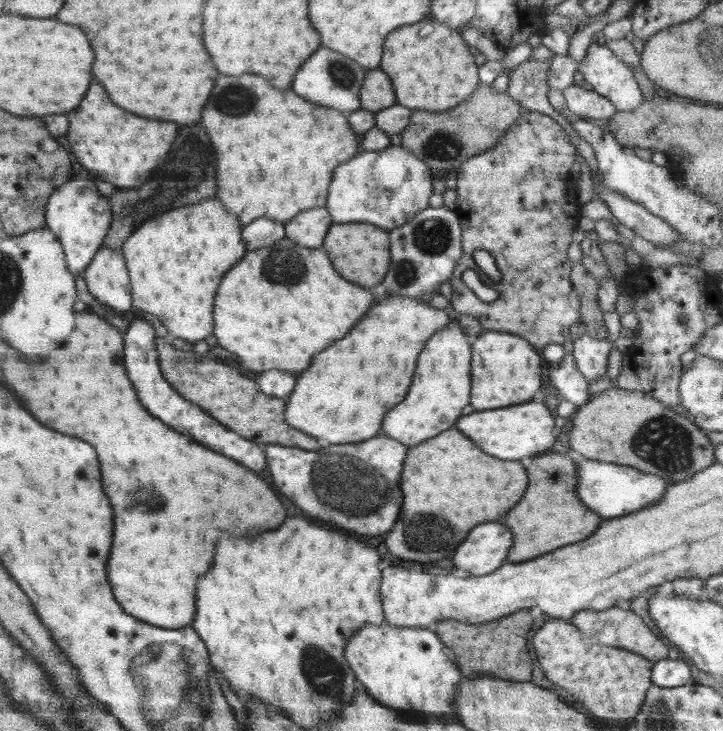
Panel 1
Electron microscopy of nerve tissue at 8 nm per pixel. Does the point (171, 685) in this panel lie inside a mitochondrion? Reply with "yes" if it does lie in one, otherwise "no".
yes

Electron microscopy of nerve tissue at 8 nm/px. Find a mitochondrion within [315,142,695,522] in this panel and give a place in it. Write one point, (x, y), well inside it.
(432, 237)

